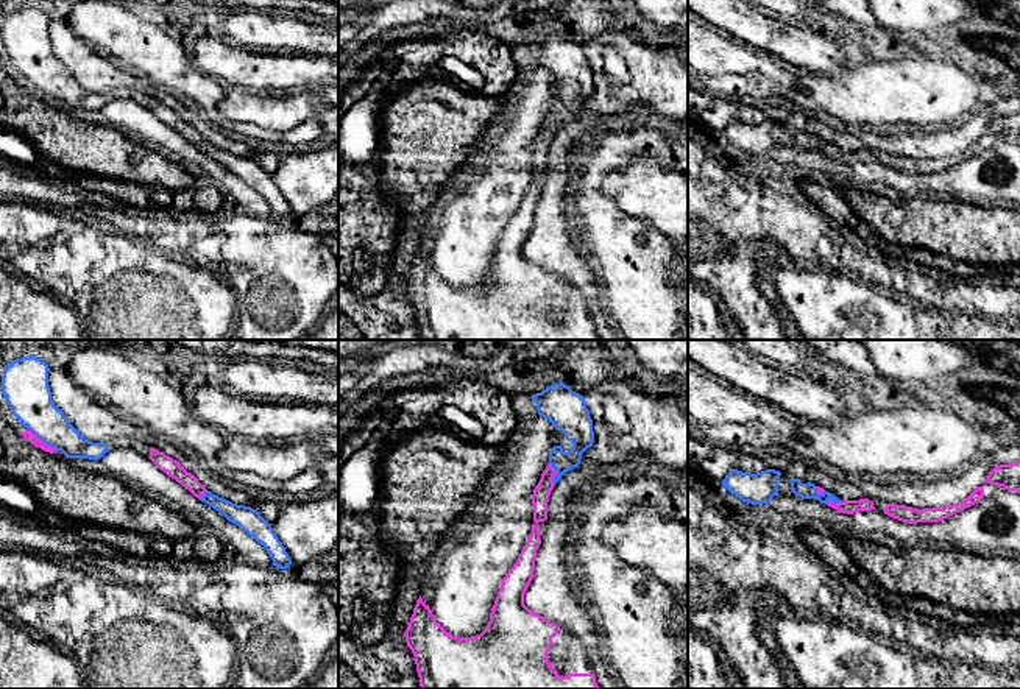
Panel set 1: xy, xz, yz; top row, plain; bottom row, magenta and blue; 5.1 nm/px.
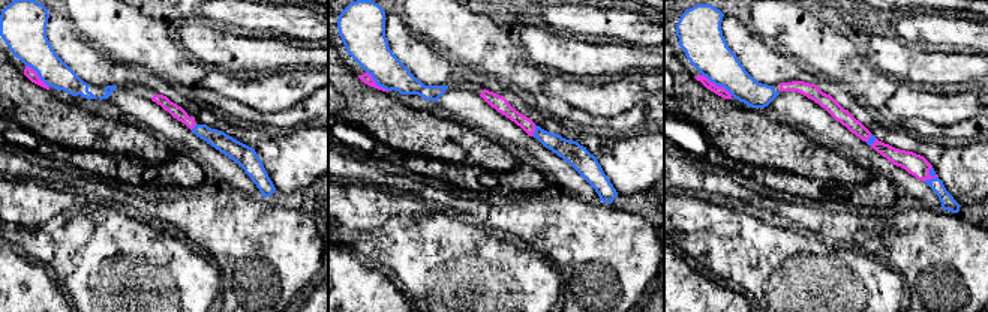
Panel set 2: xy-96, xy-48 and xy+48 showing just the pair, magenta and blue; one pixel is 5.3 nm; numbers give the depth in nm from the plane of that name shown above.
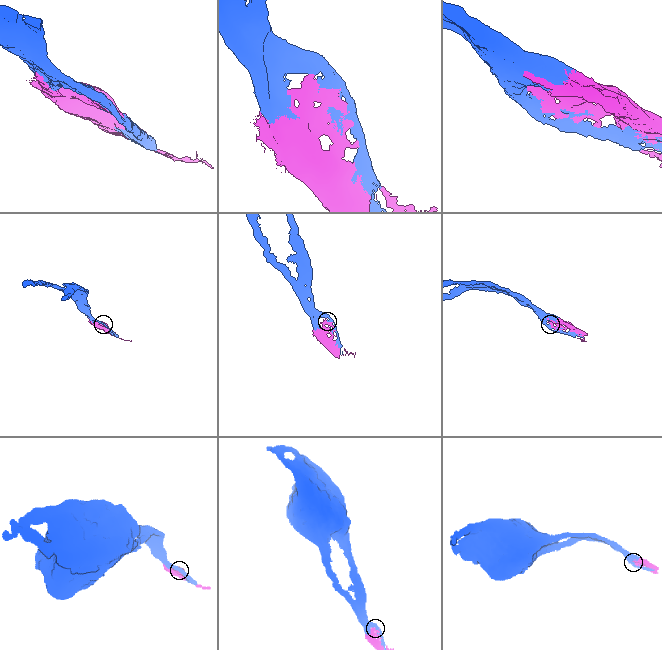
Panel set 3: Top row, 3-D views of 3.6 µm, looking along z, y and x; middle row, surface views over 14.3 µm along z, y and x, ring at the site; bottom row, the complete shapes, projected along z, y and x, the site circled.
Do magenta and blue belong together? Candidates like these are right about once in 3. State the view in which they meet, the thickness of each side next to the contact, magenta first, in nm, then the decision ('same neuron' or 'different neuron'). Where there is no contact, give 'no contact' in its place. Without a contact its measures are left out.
xy | 50/220 nm | same neuron

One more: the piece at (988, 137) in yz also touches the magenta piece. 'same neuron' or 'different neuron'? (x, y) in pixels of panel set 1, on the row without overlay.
same neuron

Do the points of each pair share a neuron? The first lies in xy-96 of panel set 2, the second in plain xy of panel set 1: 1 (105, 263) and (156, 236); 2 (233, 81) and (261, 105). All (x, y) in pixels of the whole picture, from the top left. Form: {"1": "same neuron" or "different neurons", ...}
{"1": "different neurons", "2": "same neuron"}

